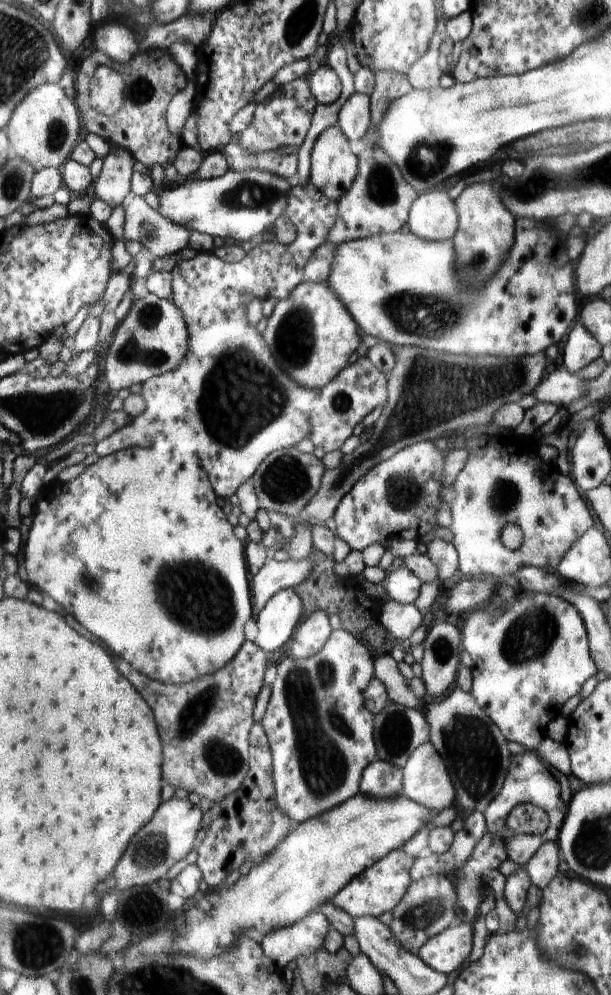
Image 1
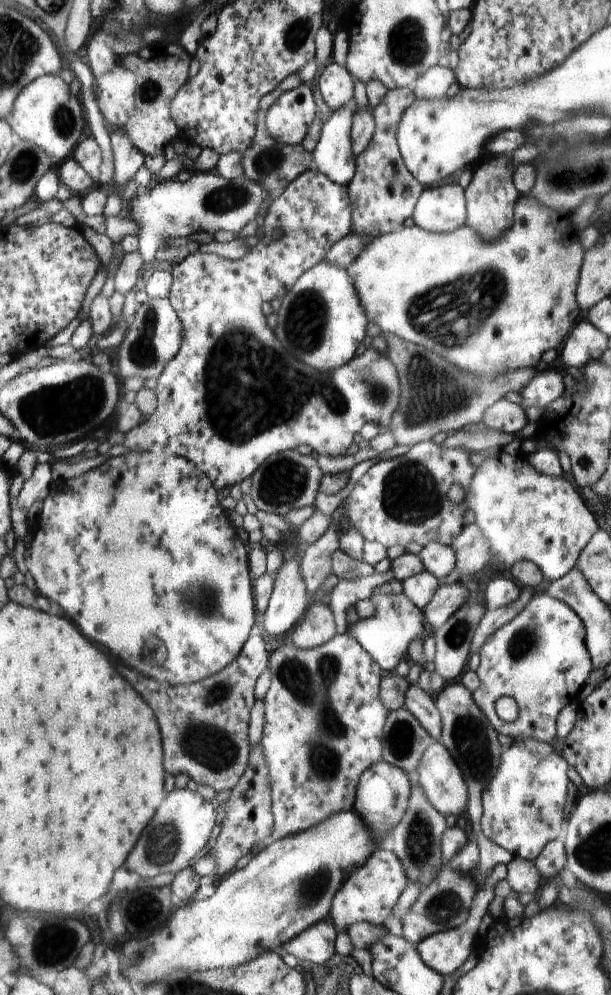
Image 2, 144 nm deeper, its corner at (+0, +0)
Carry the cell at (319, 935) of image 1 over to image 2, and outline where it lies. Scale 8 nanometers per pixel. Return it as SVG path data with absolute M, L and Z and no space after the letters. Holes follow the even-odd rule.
M323 920L315 924L309 932L301 934L293 942L285 944L281 954L291 954L295 956L301 964L303 962L313 962L313 964L327 964L335 954L337 954L337 940L339 940L339 930L333 920Z

